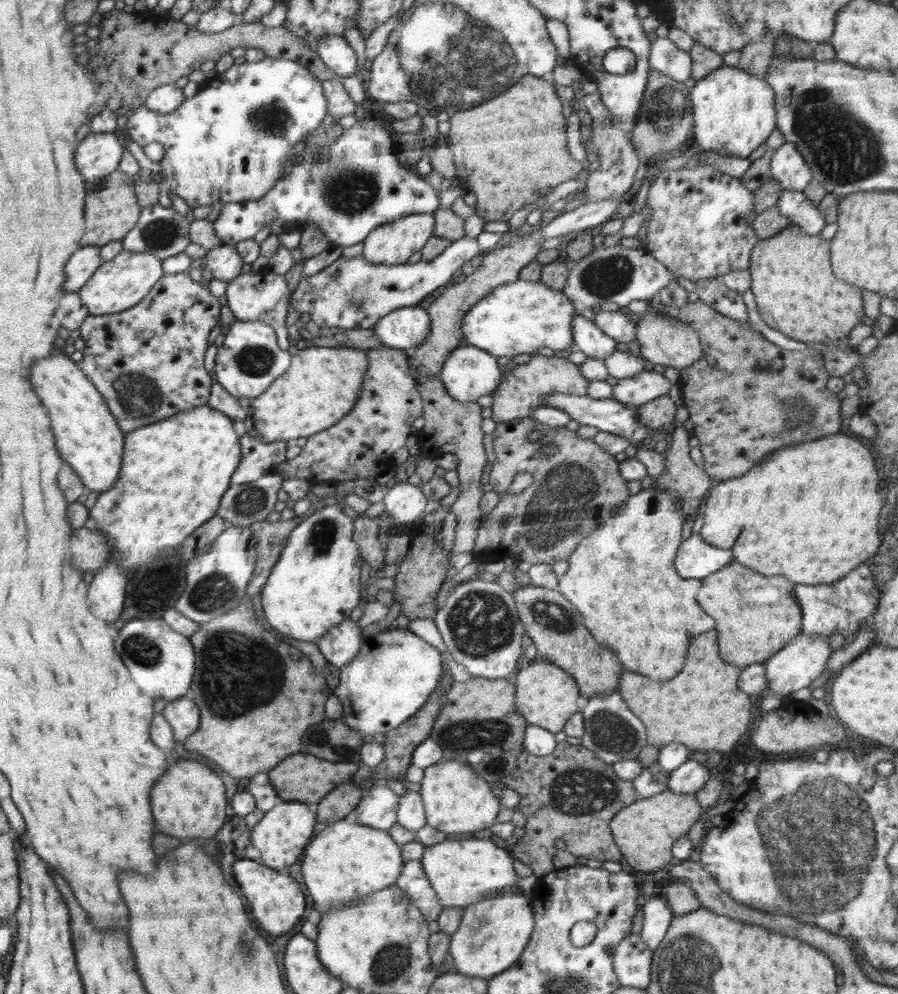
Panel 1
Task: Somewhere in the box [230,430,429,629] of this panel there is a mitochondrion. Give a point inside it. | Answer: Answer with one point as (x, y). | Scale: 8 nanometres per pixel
(249, 501)

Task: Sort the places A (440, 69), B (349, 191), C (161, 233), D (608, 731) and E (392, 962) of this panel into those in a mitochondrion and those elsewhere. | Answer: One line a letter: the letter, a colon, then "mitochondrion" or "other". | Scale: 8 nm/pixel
A: mitochondrion
B: mitochondrion
C: mitochondrion
D: mitochondrion
E: mitochondrion

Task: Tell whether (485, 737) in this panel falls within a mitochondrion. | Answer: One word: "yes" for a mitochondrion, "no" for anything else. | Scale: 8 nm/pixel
yes

